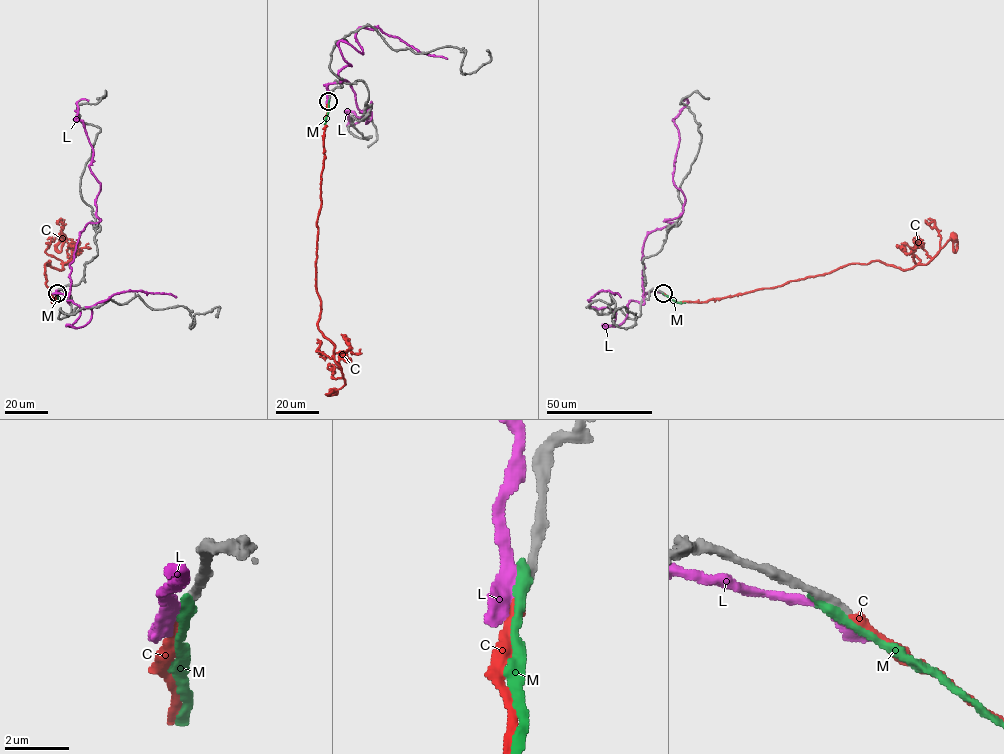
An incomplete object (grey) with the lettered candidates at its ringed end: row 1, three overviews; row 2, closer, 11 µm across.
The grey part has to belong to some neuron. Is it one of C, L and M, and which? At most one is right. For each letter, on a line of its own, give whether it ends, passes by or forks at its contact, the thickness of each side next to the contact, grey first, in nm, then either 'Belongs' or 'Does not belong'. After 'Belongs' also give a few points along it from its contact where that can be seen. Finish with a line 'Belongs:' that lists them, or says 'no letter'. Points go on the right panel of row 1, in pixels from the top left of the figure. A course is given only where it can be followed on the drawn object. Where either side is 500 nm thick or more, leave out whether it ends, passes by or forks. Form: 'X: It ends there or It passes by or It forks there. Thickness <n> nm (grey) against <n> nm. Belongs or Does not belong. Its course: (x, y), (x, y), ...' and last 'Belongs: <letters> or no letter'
C: It ends there. Thickness 320 nm (grey) against 320 nm. Belongs. Its course: (664, 293), (677, 302), (707, 302), (828, 273), (849, 264), (881, 261), (906, 270), (926, 264), (954, 236)
L: It passes by. Thickness 340 nm (grey) against 360 nm. Does not belong
M: It ends there. Thickness 360 nm (grey) against 420 nm. Does not belong
Belongs: C

